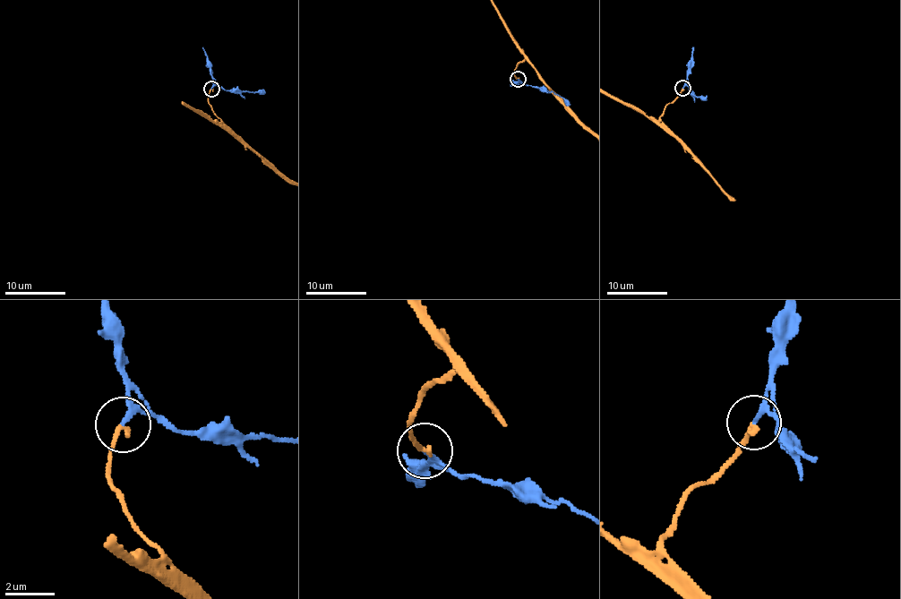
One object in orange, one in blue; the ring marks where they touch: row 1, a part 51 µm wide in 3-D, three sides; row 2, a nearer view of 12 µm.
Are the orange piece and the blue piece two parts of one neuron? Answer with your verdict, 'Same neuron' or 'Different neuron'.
Same neuron

